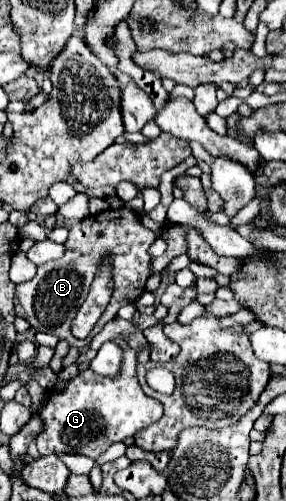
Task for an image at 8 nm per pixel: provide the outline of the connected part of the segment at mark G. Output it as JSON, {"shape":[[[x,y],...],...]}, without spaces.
{"shape":[[[123,349],[120,373],[116,377],[102,377],[94,371],[78,373],[62,393],[50,393],[40,411],[44,431],[36,437],[40,455],[76,453],[98,459],[112,443],[132,437],[136,431],[152,425],[162,417],[160,401],[144,395],[136,379],[137,352]]]}

